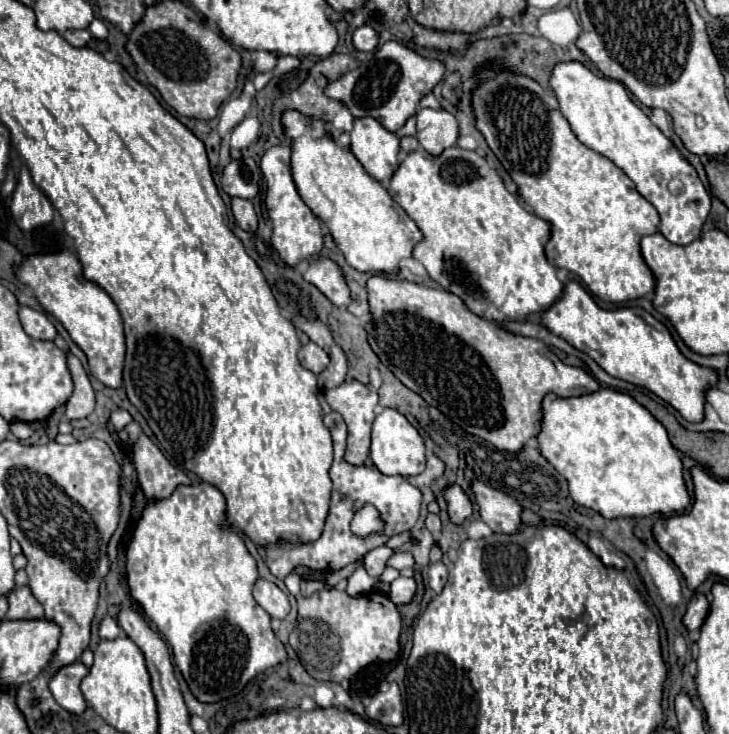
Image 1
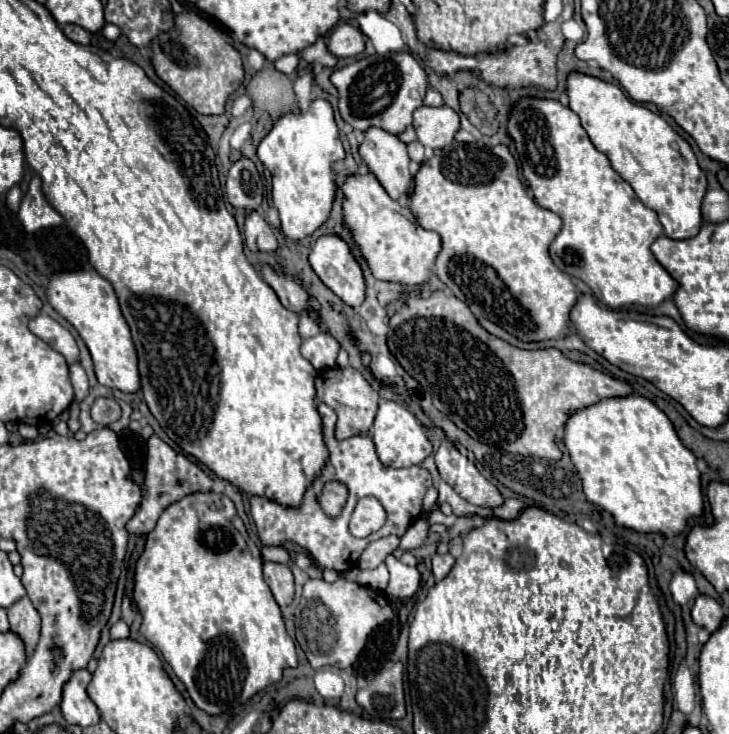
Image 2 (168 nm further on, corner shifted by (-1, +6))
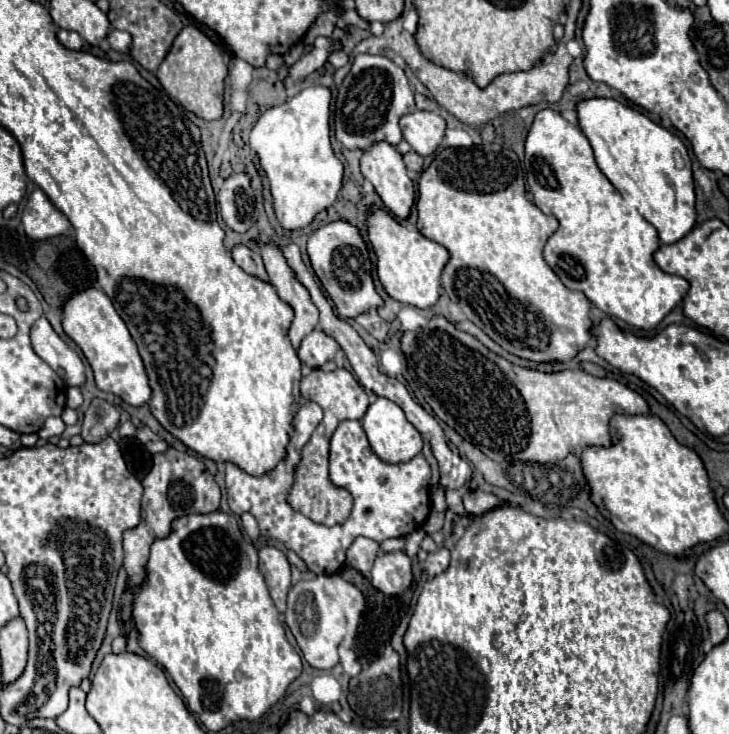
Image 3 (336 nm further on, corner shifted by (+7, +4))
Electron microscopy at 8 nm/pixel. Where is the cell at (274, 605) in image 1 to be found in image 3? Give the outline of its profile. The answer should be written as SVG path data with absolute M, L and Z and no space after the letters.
M266 546L260 550L260 562L258 570L262 572L266 586L270 590L270 596L278 608L278 612L286 610L286 594L290 590L290 564L274 546Z

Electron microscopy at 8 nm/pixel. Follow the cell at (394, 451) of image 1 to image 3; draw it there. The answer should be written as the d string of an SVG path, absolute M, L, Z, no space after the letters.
M376 398L368 406L368 410L366 410L364 418L362 418L362 426L364 426L364 432L366 432L368 440L370 440L372 450L386 464L408 462L416 454L420 454L420 450L422 450L422 436L420 436L420 432L406 420L402 408L398 404L394 404L392 400L388 400L388 398Z

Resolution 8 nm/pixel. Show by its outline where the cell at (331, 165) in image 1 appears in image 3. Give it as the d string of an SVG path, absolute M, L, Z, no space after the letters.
M376 204L368 206L366 212L368 240L376 254L376 272L386 294L402 304L412 304L416 308L432 306L440 294L440 272L448 262L448 250L424 238L418 230L404 226Z

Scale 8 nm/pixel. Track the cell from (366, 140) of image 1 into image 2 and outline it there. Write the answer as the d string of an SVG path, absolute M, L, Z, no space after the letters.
M370 128L360 144L360 156L394 200L408 196L412 182L408 170L410 158L406 144L400 142L398 136L382 132L380 128Z

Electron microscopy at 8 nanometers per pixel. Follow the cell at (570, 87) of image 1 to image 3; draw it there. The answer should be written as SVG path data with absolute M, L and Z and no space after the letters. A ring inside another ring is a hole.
M612 98L580 100L576 104L576 112L580 130L594 150L598 168L622 198L658 230L662 244L674 244L684 238L696 222L692 166L684 142L666 128L654 124L642 112ZM676 152L680 152L684 160L682 168L676 168Z

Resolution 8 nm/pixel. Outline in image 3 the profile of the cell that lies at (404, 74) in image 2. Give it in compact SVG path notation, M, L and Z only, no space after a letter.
M358 54L352 62L350 72L346 74L346 78L342 80L340 88L338 88L338 96L336 96L336 108L334 108L334 130L336 130L336 140L342 142L344 148L348 150L366 150L370 148L374 142L388 142L388 144L398 144L402 140L402 130L398 126L400 116L410 114L416 110L414 104L414 92L412 86L408 82L406 72L394 64L392 60L384 58L384 56L372 56L372 54Z

